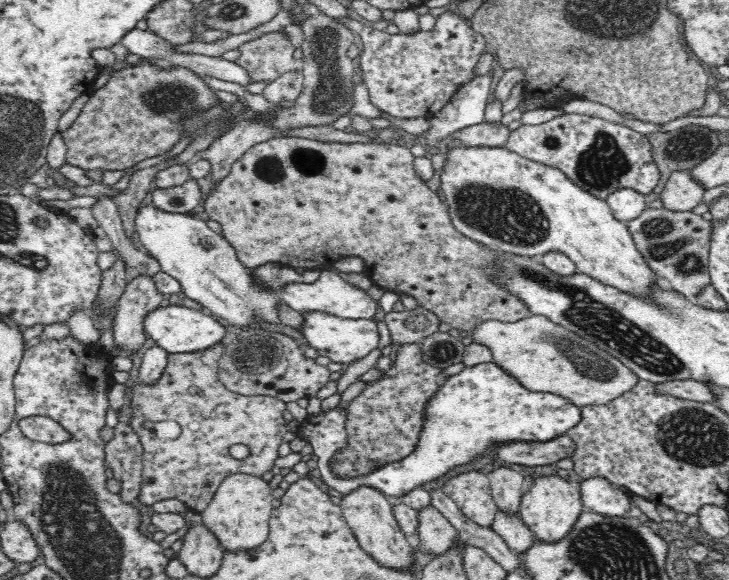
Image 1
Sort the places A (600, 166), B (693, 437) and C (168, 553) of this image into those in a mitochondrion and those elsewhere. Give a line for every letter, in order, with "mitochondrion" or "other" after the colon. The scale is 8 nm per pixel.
A: mitochondrion
B: mitochondrion
C: other

